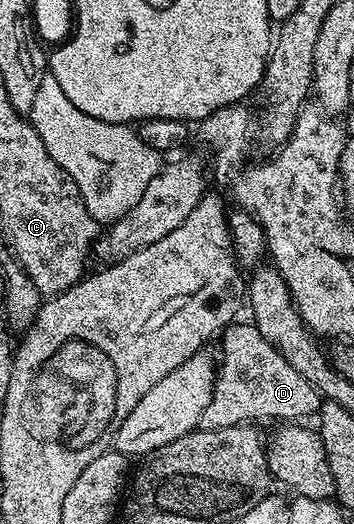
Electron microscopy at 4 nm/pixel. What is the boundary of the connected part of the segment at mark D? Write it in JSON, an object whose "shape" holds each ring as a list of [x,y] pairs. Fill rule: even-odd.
{"shape":[[[233,322],[223,329],[216,381],[210,406],[202,410],[199,427],[203,431],[229,428],[235,424],[260,422],[269,416],[276,422],[300,422],[303,416],[315,417],[322,403],[320,393],[278,354],[278,350],[257,330],[255,323]]]}

